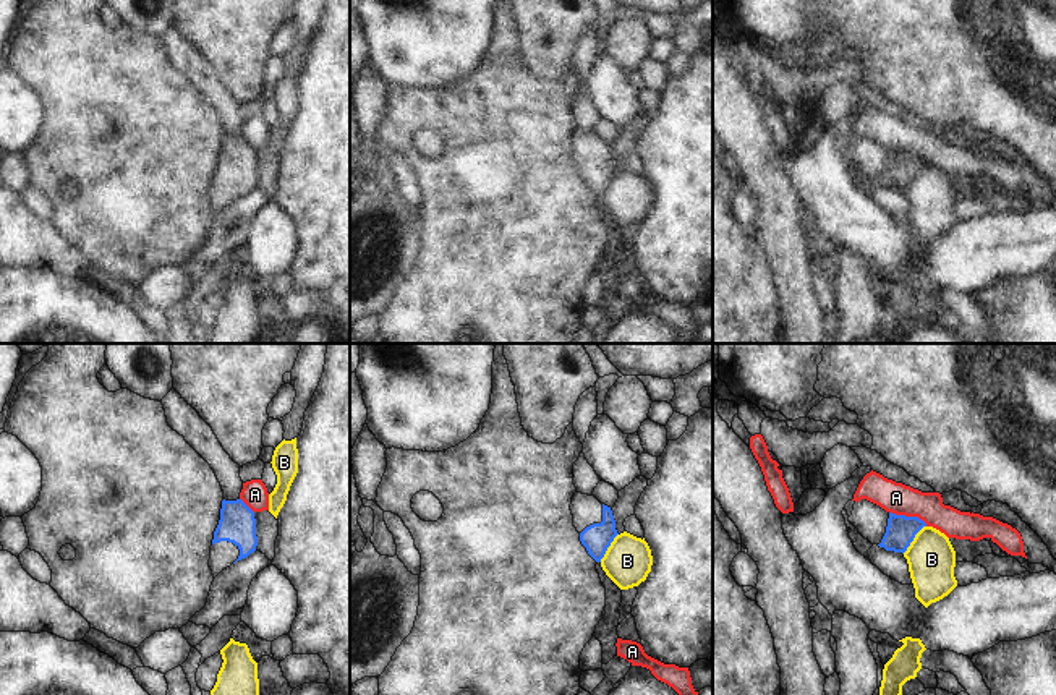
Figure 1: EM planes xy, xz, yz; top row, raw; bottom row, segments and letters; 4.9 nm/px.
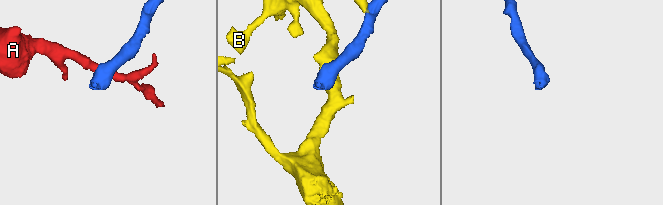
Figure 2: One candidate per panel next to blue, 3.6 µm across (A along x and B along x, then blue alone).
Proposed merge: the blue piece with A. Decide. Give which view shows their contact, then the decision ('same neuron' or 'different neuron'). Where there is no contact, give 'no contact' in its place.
meets blue in yz; different neuron

